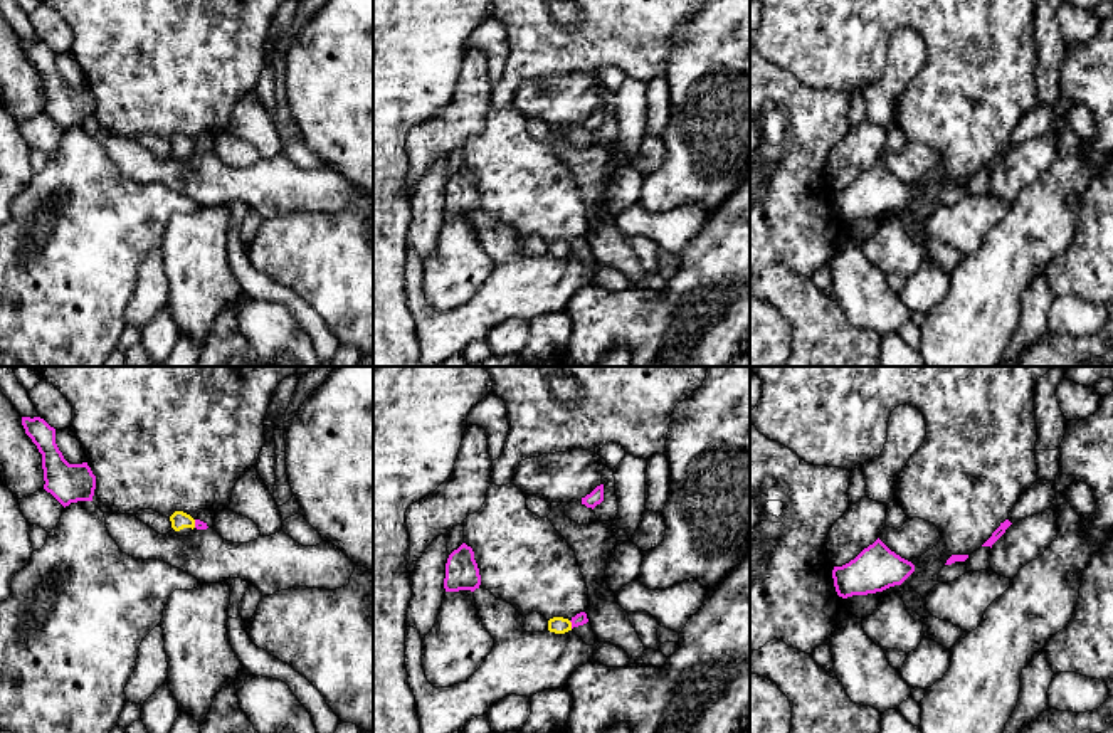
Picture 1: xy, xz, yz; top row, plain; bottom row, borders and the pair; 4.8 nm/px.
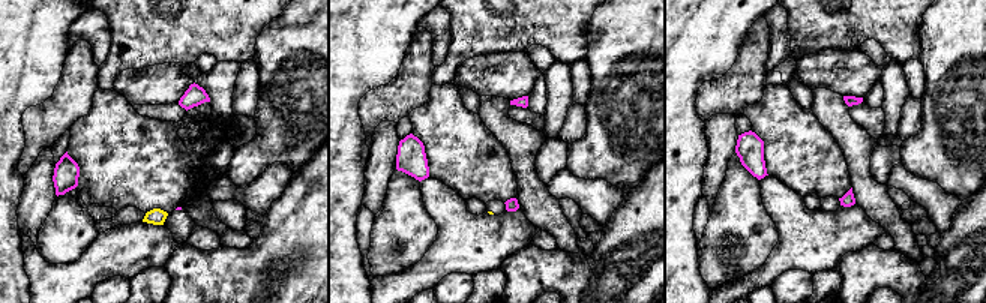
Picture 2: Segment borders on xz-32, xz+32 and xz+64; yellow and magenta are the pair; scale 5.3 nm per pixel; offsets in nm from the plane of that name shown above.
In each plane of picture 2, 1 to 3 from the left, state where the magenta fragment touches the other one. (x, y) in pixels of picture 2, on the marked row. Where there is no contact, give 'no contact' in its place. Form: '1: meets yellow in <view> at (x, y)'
1: no contact
2: no contact
3: no contact

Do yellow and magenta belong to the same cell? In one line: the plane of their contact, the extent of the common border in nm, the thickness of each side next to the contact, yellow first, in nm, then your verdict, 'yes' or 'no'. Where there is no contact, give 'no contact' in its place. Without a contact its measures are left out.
meets yellow in xz; contact 40 nm long; 80 nm thick on the yellow side, 60 nm on the other; no

